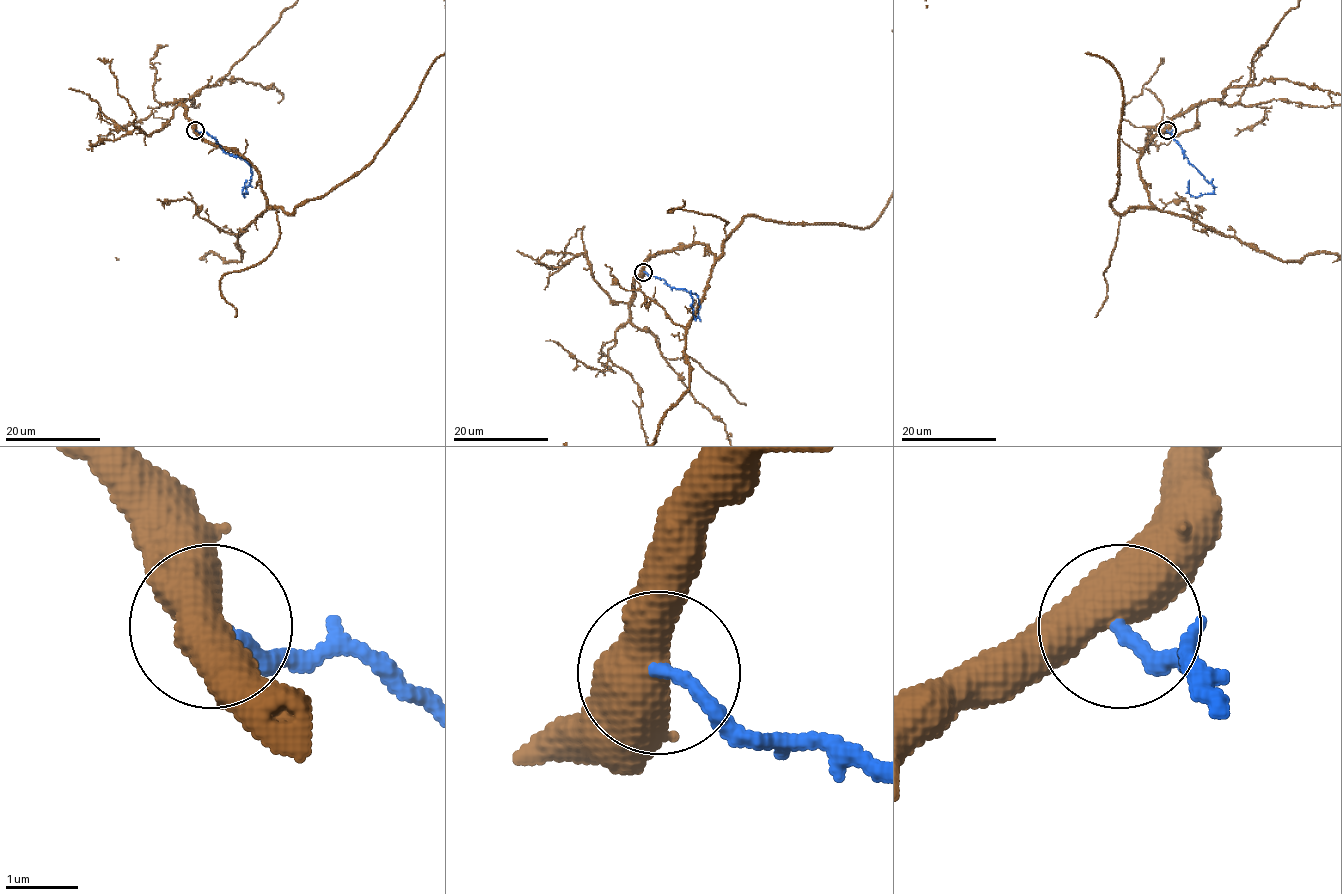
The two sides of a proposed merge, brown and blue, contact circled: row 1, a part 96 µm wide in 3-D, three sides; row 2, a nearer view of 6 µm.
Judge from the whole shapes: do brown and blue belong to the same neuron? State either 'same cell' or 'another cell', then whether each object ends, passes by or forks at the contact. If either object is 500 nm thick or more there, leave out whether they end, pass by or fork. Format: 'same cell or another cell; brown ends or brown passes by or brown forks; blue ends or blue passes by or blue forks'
another cell

